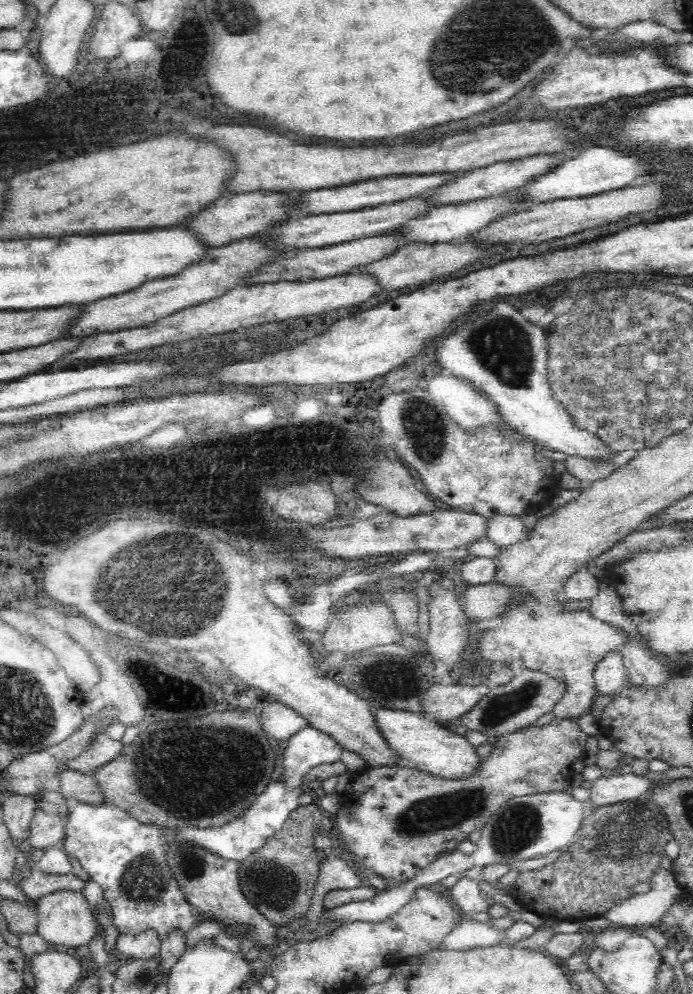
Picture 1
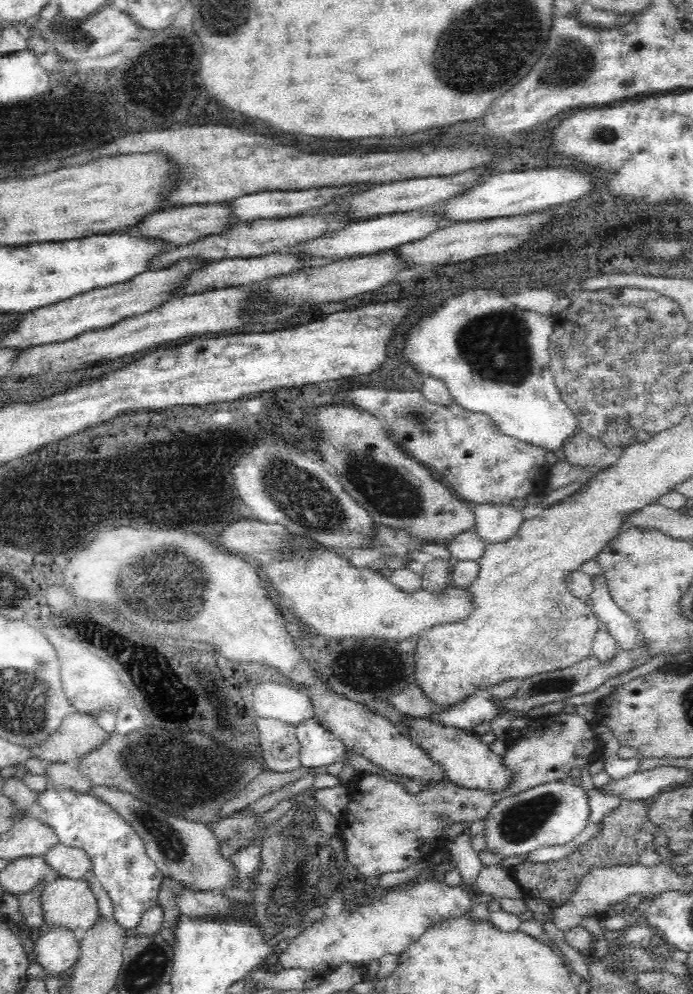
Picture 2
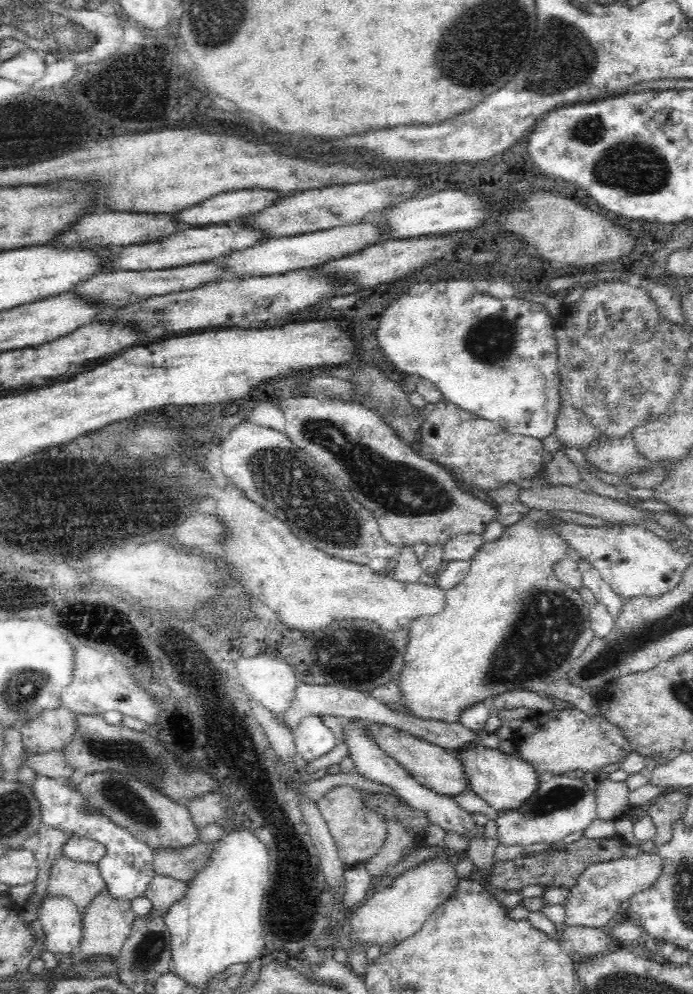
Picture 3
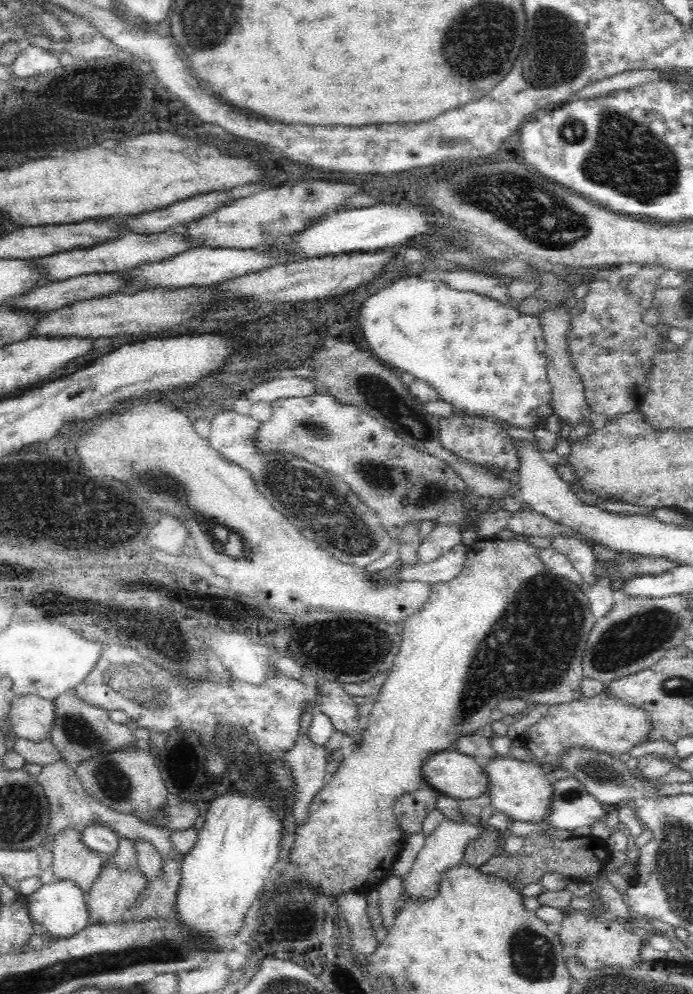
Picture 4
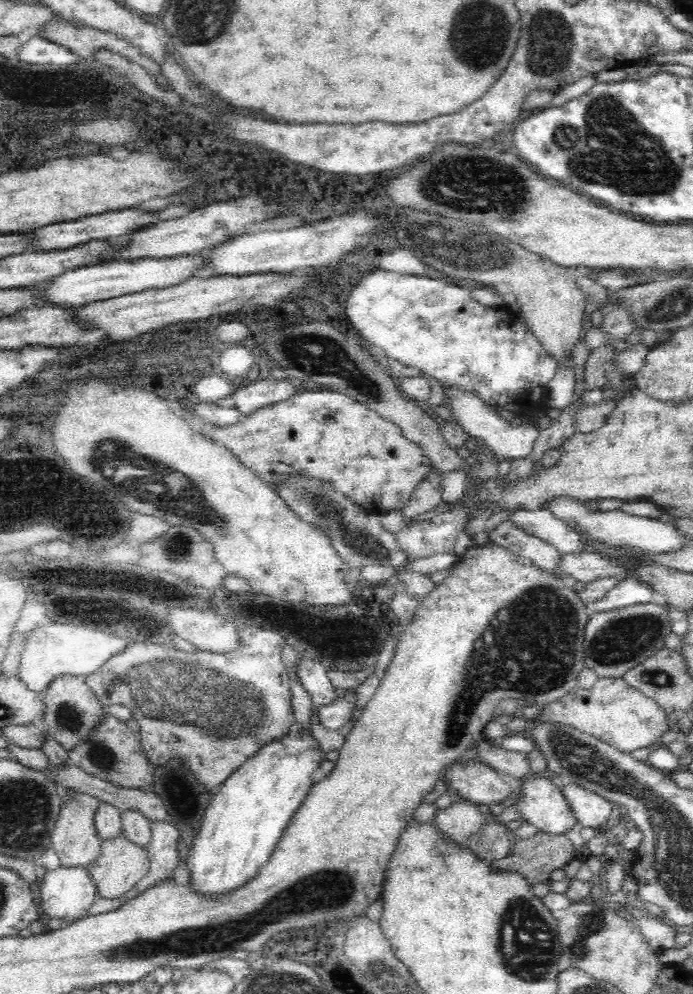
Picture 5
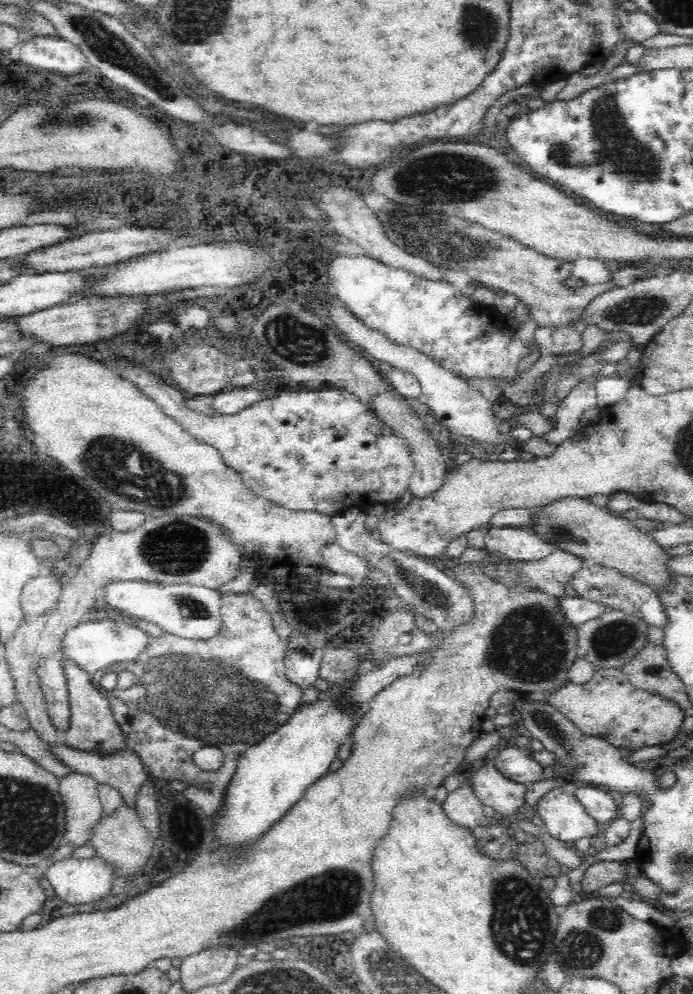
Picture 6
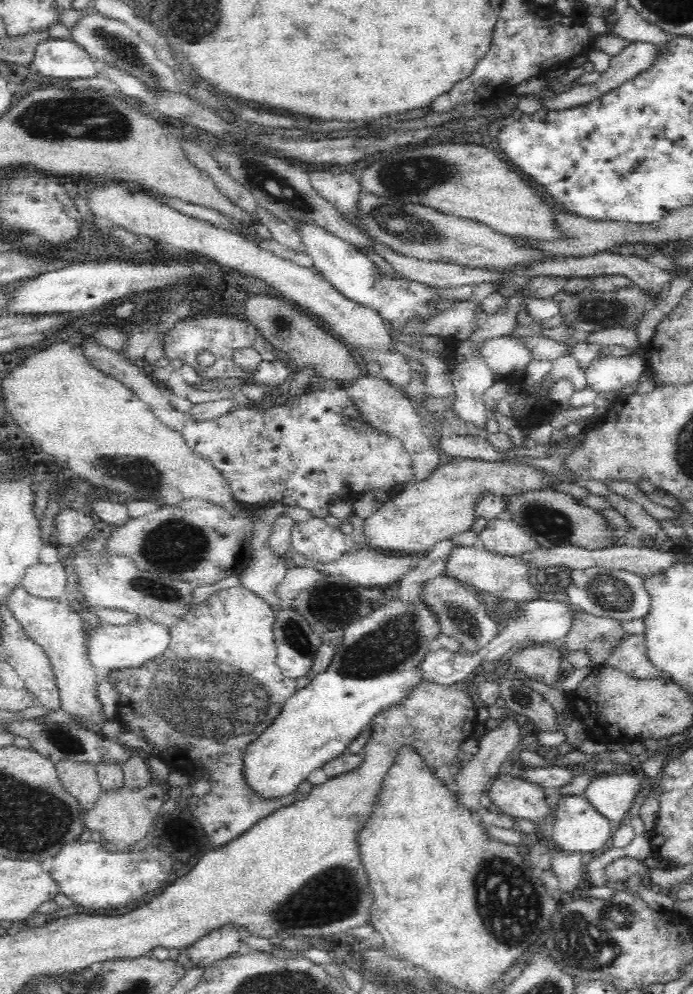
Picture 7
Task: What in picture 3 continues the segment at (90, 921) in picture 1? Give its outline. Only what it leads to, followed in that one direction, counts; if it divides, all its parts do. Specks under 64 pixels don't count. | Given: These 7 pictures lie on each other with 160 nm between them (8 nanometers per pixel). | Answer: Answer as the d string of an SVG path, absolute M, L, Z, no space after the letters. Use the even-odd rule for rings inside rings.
M61 853L53 860L47 892L70 897L84 912L92 897L104 889L104 881L97 863L75 861Z

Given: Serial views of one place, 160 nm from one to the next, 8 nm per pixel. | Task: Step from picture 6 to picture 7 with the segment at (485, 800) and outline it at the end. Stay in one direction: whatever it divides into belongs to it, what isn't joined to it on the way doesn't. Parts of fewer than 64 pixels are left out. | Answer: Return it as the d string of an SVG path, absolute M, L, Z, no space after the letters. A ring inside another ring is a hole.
M497 774L490 784L490 799L501 810L515 820L530 820L538 826L550 814L546 790L524 778L510 774Z

